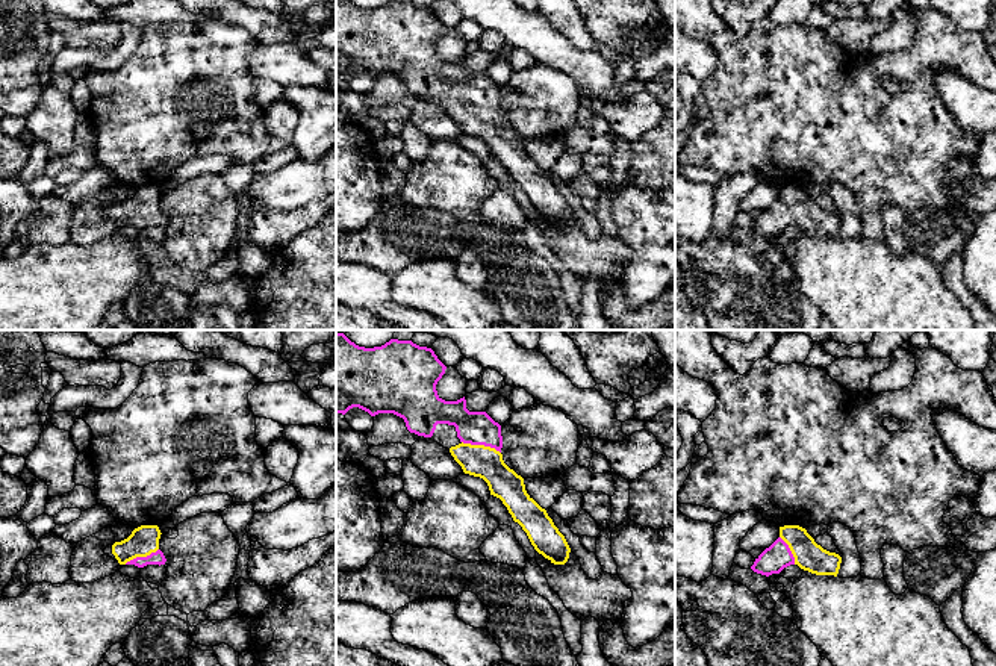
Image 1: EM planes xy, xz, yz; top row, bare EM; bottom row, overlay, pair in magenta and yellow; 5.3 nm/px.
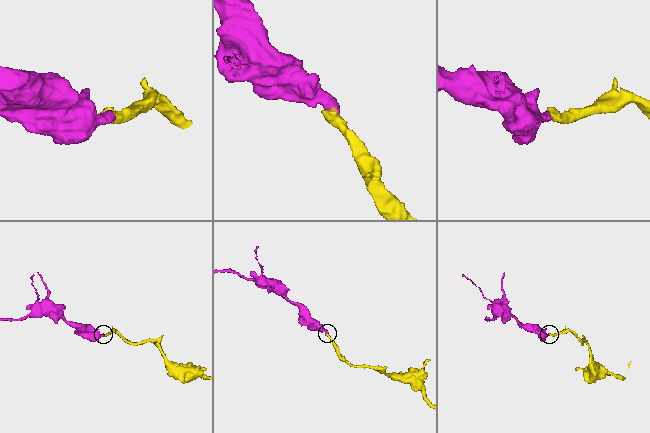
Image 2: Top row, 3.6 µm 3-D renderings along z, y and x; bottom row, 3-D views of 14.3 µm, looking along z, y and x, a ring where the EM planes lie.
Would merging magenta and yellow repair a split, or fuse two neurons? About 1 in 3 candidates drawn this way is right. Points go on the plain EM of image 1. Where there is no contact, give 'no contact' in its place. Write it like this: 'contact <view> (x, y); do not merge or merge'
contact xz (482, 105); merge

